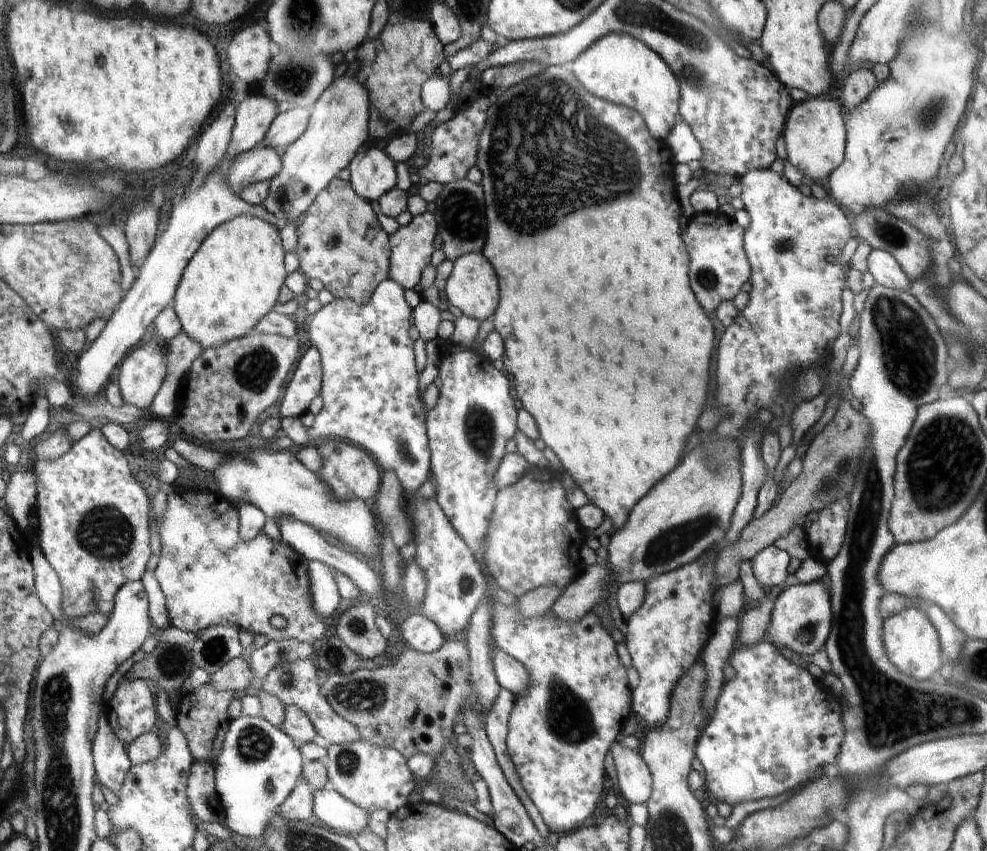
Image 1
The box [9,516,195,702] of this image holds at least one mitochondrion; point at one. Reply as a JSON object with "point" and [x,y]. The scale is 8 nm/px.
{"point":[172,661]}

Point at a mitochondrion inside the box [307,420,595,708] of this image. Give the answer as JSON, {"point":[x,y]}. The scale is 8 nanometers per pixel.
{"point":[408,456]}

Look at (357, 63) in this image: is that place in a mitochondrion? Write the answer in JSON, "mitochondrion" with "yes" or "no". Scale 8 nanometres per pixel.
{"mitochondrion":"no"}

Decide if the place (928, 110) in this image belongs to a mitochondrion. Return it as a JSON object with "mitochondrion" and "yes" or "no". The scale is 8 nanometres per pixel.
{"mitochondrion":"yes"}

